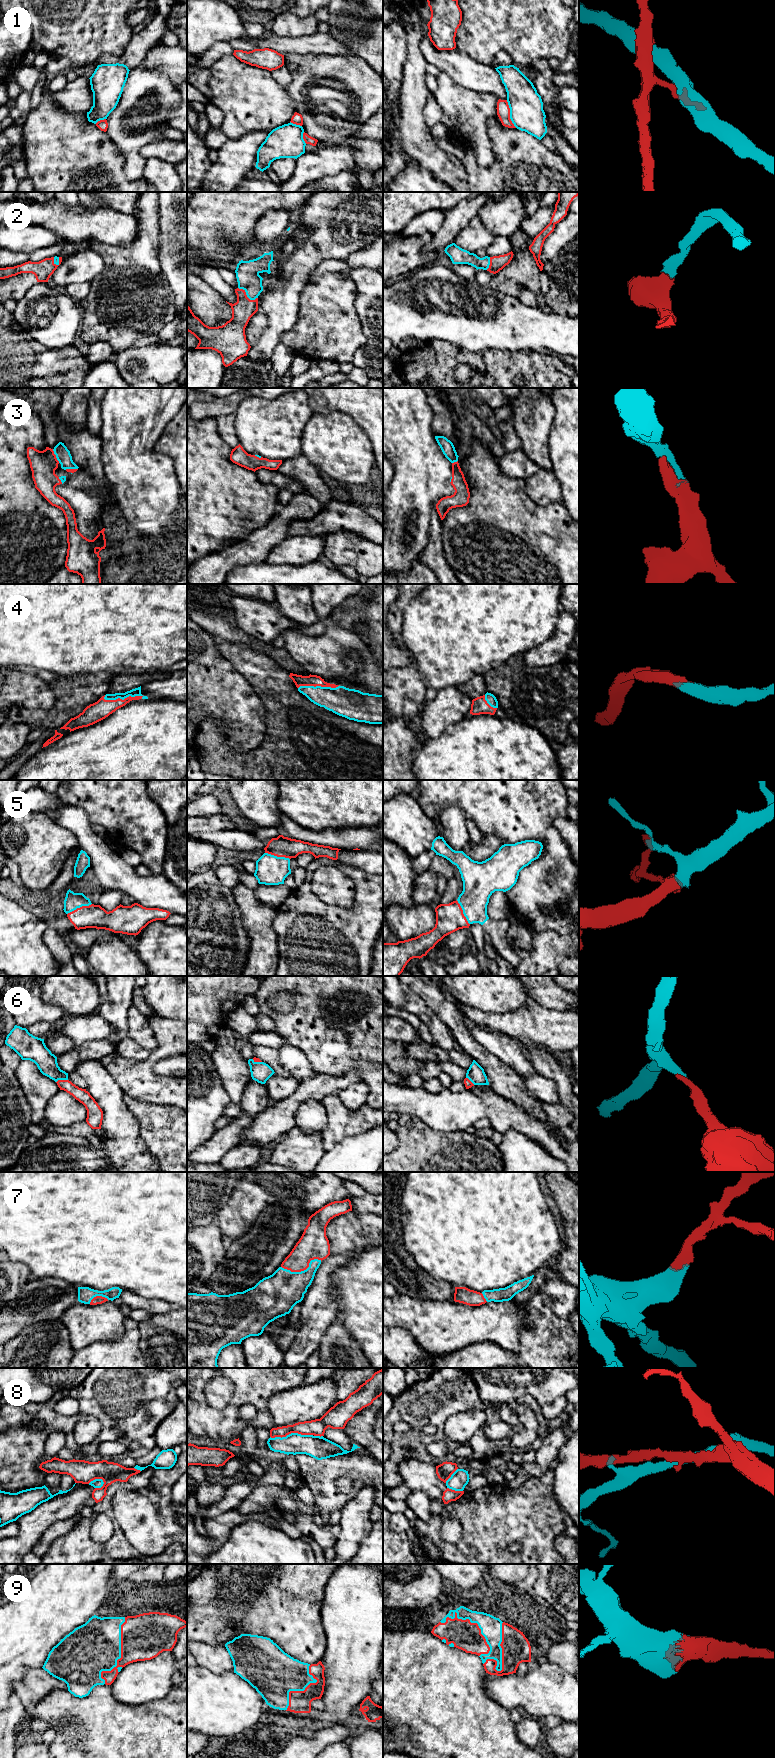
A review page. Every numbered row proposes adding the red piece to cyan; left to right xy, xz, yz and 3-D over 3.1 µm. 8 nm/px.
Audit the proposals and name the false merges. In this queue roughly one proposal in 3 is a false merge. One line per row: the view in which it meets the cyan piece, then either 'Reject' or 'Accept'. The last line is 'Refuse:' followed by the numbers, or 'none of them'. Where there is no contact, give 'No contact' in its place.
1: Touches cyan in yz. Reject
2: Touches cyan in xz. Accept
3: Touches cyan in xy. Accept
4: Touches cyan in xy. Accept
5: Touches cyan in xy. Accept
6: Touches cyan in xy. Accept
7: Touches cyan in xz. Accept
8: Touches cyan in xz. Reject
9: Touches cyan in yz. Accept
Refuse: 1, 8

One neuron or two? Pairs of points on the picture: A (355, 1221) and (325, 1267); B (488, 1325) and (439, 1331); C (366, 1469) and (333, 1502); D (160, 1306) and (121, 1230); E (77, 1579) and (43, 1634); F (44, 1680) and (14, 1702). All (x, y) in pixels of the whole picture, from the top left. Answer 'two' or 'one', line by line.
A: two
B: one
C: one
D: two
E: one
F: two

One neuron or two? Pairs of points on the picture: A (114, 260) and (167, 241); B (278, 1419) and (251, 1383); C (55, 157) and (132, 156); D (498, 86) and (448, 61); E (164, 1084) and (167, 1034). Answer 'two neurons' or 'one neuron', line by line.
A: two neurons
B: two neurons
C: two neurons
D: one neuron
E: one neuron

